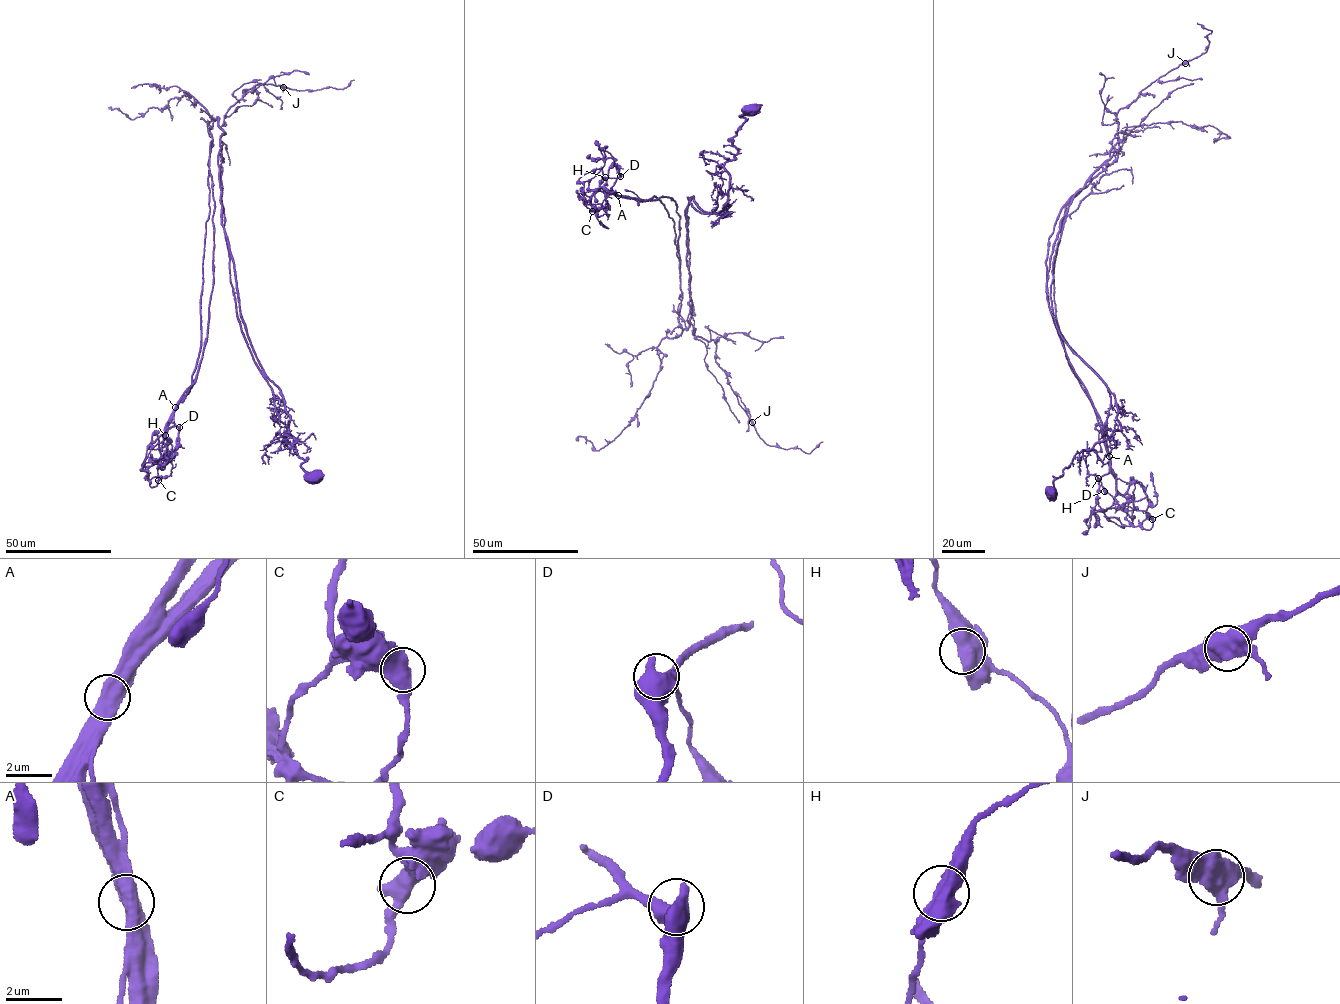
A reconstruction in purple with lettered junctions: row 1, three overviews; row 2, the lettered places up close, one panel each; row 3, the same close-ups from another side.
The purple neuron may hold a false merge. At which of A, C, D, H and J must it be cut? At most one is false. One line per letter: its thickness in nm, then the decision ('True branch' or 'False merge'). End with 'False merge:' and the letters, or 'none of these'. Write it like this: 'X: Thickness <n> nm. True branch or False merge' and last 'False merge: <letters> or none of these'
A: Thickness 650 nm. False merge
C: Thickness 650 nm. True branch
D: Thickness 650 nm. True branch
H: Thickness 700 nm. True branch
J: Thickness 650 nm. True branch
False merge: A

